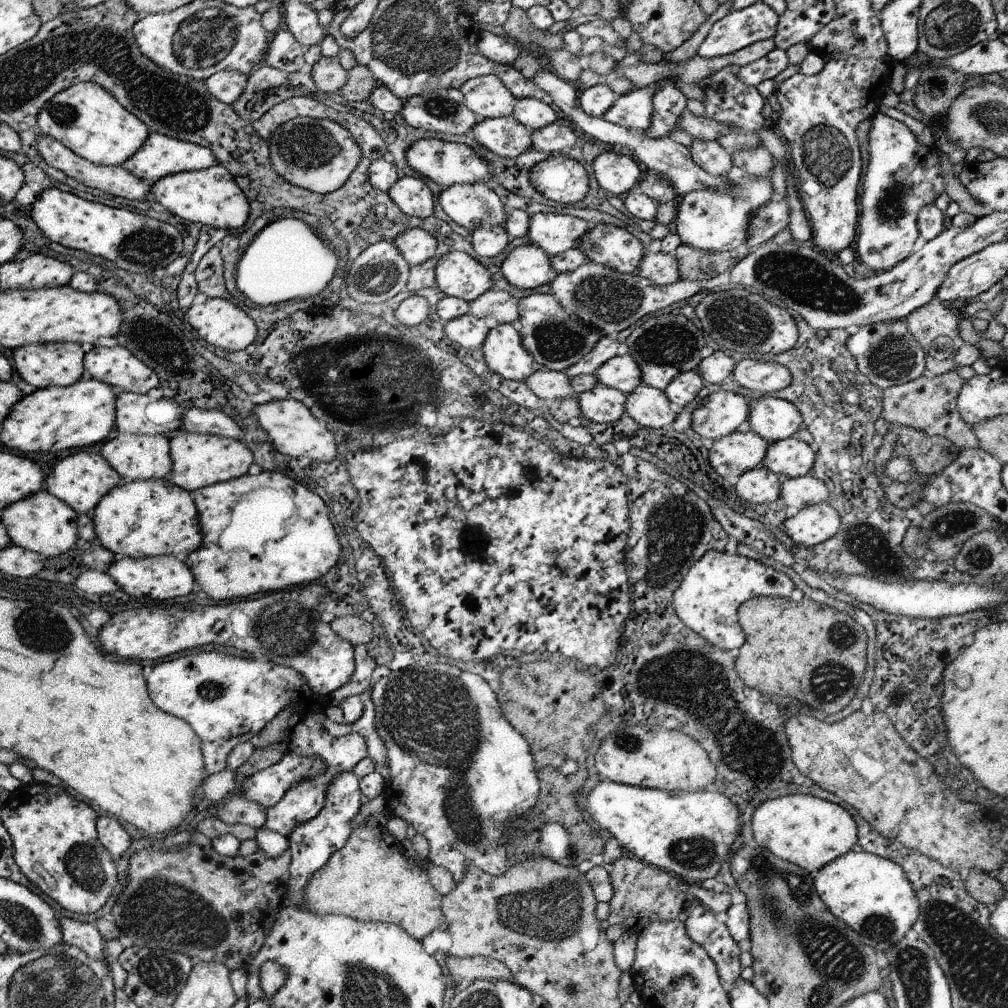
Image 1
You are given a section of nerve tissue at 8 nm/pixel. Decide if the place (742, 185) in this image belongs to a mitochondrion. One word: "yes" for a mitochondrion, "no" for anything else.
yes

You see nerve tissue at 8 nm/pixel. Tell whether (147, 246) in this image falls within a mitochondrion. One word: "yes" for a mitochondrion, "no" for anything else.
yes

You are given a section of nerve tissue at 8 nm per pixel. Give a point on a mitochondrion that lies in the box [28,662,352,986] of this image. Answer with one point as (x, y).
(154, 910)

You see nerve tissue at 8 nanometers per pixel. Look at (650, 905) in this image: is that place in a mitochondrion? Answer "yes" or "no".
no

